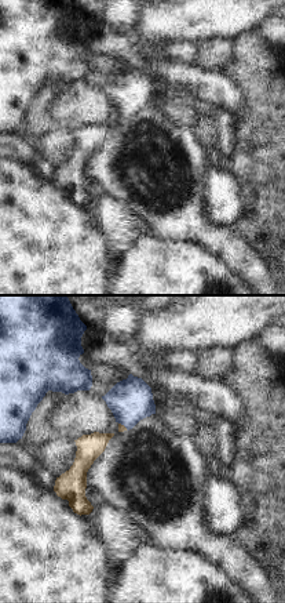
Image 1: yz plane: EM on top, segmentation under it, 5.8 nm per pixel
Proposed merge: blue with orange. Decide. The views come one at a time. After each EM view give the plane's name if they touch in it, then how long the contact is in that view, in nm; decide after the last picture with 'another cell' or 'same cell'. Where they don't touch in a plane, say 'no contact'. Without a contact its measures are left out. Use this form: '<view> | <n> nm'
yz | 70 nm

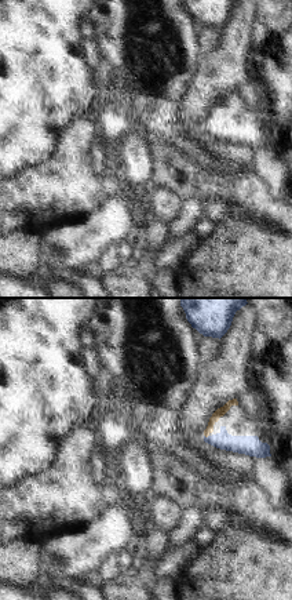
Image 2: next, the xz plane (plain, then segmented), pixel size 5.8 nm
xz | 30 nm

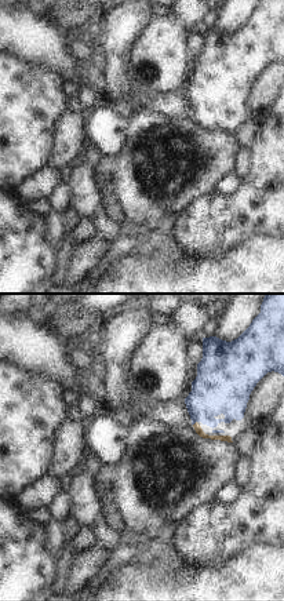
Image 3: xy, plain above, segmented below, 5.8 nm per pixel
xy | 40 nm

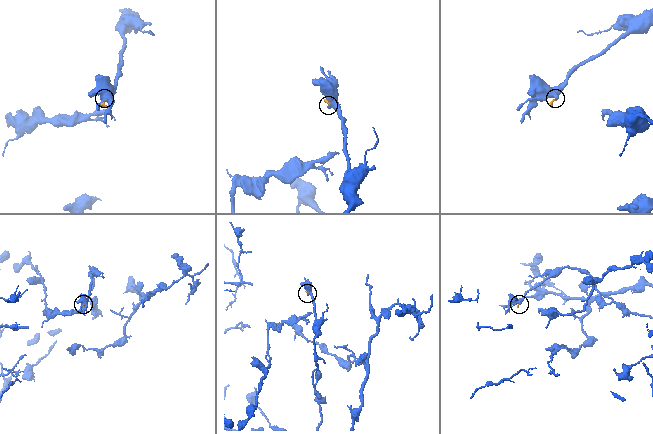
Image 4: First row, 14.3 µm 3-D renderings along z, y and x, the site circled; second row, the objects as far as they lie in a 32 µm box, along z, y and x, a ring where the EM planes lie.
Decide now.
same cell

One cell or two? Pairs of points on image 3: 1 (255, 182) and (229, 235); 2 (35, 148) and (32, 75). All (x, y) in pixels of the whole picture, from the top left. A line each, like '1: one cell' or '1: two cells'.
1: one cell
2: one cell

